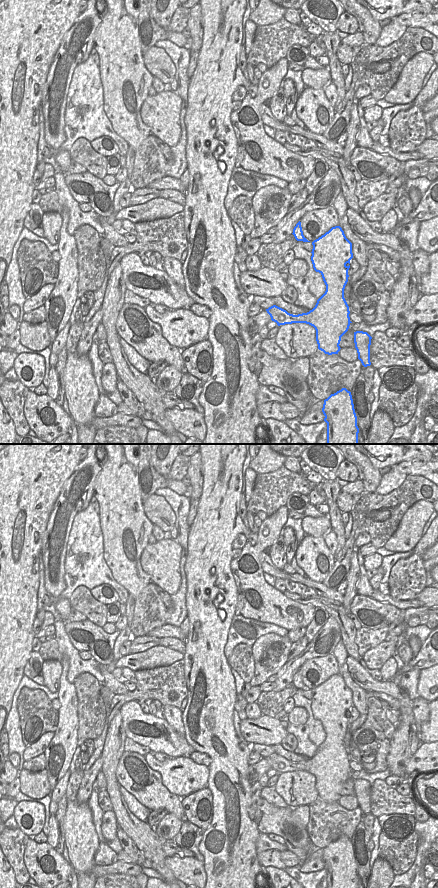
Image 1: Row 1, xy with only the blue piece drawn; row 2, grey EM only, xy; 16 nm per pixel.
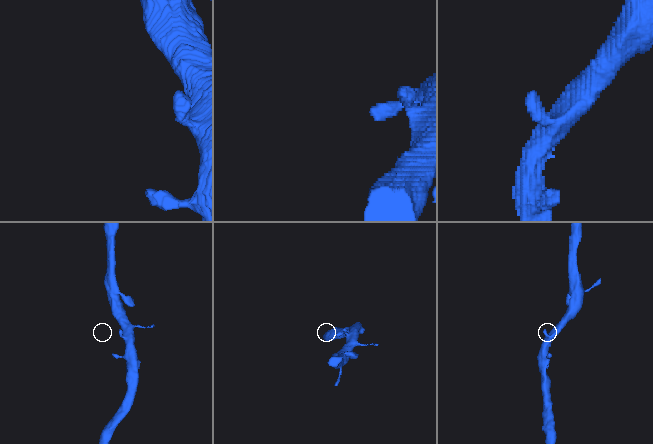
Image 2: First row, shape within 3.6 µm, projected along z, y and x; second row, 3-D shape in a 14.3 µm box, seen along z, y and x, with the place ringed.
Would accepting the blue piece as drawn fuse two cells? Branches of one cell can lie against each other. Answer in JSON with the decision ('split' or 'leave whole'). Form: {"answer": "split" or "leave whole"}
{"answer": "leave whole"}

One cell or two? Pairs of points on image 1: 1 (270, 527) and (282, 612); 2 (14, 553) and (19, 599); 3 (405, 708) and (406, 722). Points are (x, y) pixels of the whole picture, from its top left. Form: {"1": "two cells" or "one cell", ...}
{"1": "one cell", "2": "one cell", "3": "one cell"}

